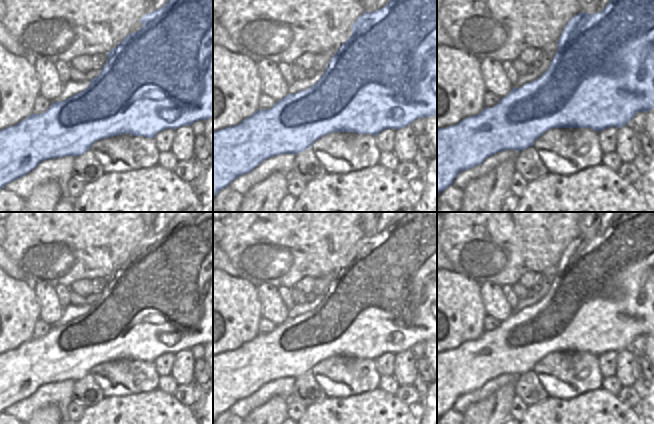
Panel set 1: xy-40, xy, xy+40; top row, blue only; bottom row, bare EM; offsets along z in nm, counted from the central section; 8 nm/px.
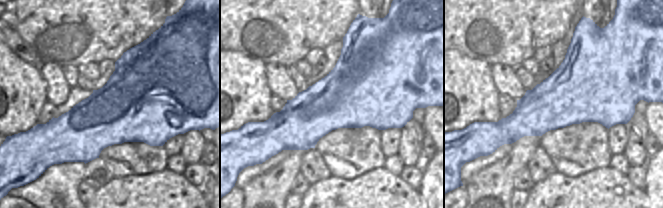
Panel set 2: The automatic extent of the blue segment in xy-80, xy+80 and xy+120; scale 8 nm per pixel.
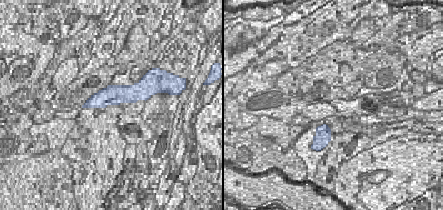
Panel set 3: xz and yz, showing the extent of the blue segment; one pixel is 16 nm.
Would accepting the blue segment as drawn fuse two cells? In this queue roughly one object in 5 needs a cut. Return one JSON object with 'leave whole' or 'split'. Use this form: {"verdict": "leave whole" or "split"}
{"verdict": "leave whole"}

